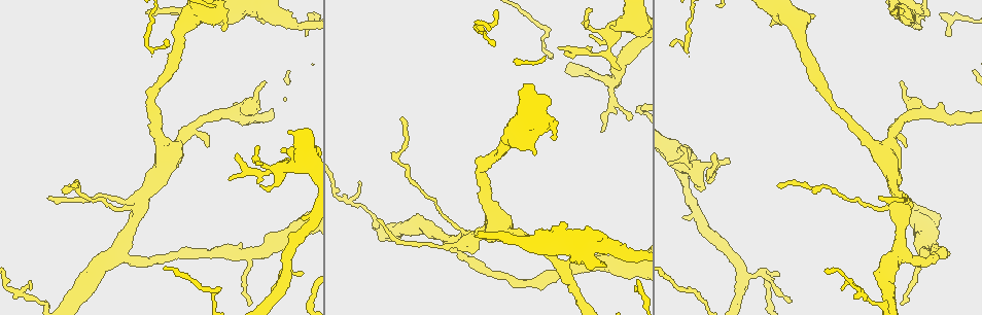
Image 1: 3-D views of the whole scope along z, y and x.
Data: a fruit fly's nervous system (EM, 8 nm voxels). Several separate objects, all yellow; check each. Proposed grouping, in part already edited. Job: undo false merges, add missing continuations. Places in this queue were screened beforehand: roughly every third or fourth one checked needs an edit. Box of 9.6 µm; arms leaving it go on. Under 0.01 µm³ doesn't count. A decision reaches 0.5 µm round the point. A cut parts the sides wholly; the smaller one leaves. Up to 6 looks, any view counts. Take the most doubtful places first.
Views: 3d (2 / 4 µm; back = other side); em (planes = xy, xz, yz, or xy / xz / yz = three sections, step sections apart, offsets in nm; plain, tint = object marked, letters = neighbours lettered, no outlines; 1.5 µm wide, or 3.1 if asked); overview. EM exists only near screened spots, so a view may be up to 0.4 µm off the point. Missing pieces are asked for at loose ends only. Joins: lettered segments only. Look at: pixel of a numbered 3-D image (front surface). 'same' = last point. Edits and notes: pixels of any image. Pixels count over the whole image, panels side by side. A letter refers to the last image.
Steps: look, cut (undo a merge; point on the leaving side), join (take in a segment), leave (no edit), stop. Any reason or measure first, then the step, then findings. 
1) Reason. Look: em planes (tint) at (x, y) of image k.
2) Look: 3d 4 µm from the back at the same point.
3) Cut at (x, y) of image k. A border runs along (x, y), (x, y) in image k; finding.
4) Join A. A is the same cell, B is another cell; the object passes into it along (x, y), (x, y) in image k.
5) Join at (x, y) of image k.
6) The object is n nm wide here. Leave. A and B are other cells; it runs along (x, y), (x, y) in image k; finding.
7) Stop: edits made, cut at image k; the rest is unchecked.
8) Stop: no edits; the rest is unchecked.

An open end. Look: em planes (tint) at (619, 243) of image 1.

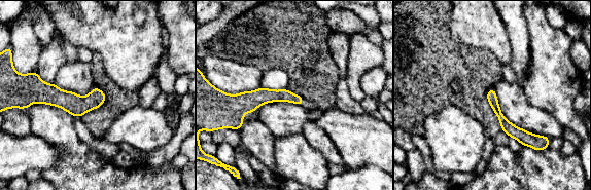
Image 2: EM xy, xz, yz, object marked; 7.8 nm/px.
Look: em planes (letters) at the same point.

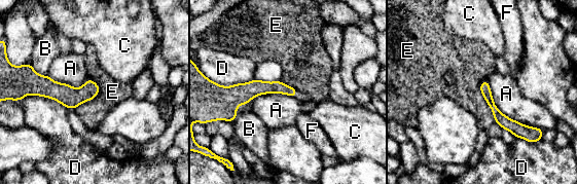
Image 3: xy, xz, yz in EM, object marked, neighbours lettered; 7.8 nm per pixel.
The longest contact is with A, 600 nm. Leave. A, B, C, D, E and F are other cells; none of them fits.

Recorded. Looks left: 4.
Abrupt turn. Look: 3d 2 µm from the back at (256, 159) of image 1.

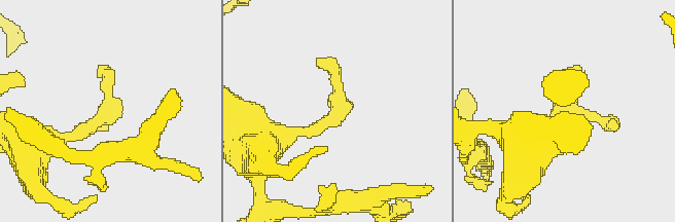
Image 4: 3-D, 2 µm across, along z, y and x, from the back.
Look: em planes (tint) at (341, 111) of image 4.

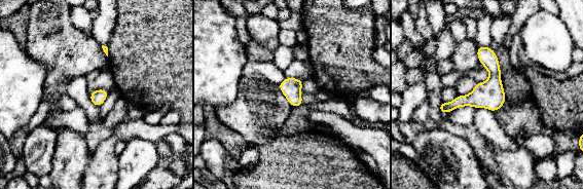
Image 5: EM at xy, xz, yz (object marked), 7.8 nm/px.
See the neighbours. Look: em planes (letters) at the same point.

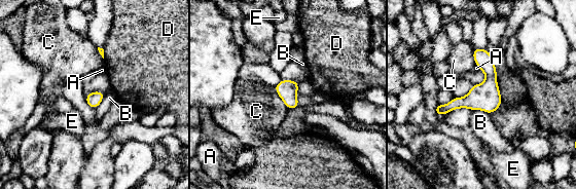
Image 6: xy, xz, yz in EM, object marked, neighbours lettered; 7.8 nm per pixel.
Leave. A, B, C, D and E are other cells; it runs along (483, 51), (489, 82), (438, 112) in image 6; continuous, no second cell.

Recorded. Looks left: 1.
Stop: no edits; the rest is unchecked.

